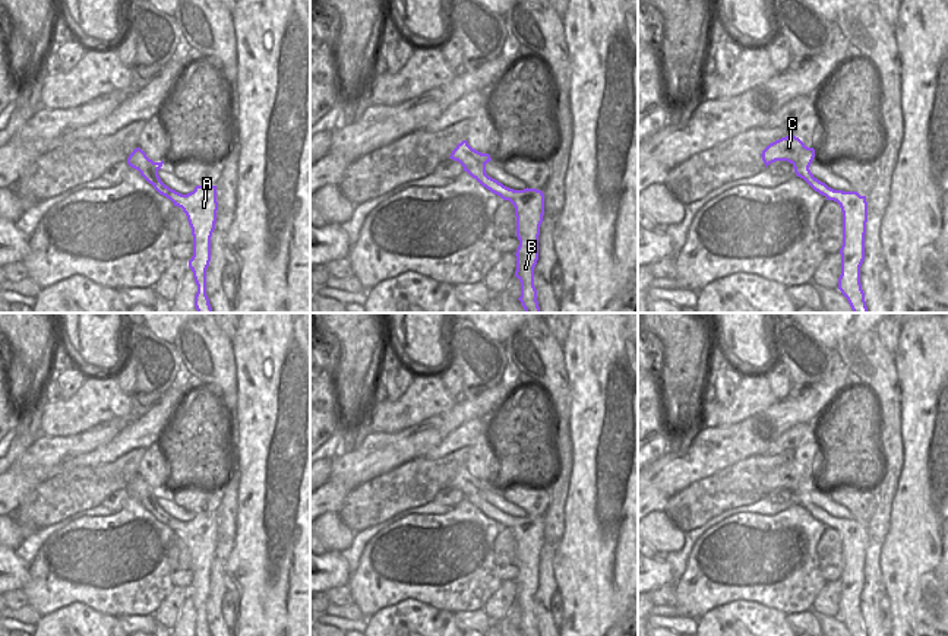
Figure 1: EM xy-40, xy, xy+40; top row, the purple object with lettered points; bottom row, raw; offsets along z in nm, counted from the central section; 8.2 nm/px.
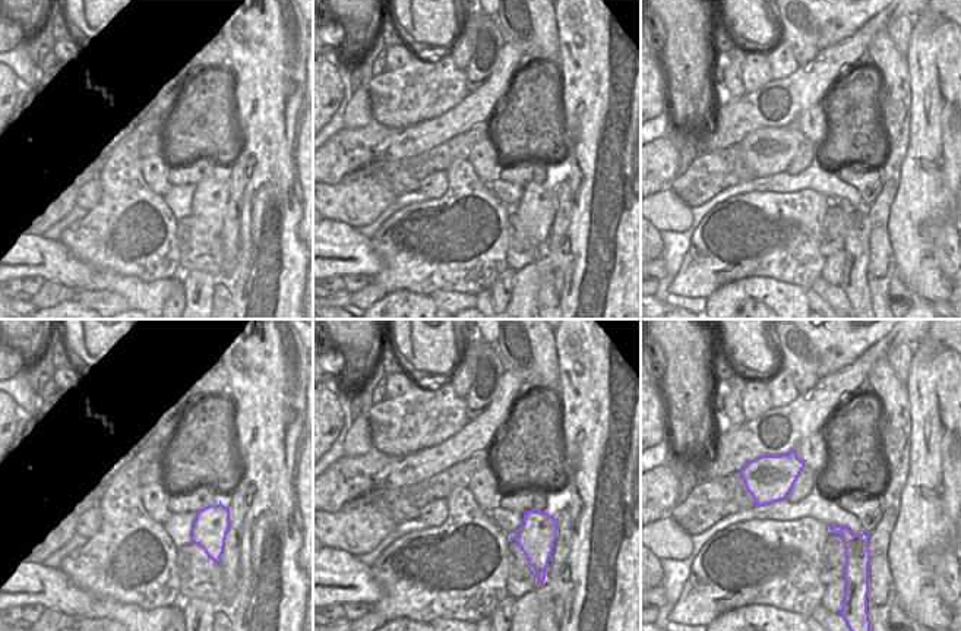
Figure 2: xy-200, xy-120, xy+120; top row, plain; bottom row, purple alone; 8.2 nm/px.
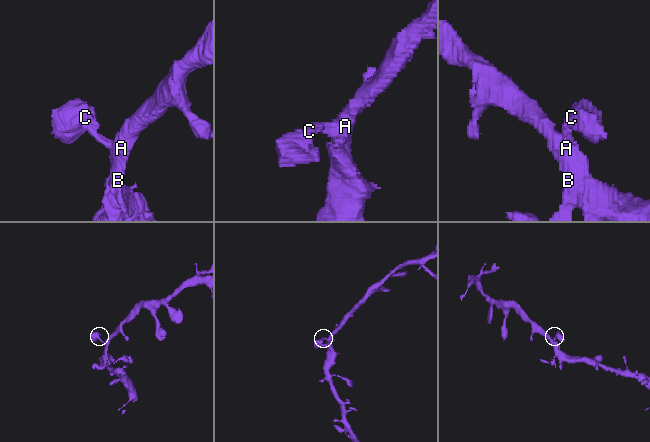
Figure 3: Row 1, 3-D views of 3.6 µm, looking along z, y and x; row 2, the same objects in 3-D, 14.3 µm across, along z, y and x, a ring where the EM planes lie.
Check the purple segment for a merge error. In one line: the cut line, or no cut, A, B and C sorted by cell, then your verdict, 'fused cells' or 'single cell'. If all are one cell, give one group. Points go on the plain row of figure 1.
no cut | A B C | single cell

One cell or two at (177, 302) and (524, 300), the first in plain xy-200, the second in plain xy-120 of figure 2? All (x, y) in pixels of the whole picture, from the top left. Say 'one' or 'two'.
two

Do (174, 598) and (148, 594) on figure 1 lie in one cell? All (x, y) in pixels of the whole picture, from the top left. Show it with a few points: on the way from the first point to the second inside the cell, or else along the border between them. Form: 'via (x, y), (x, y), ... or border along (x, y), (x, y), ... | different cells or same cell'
border along (174, 587), (152, 614) | different cells

